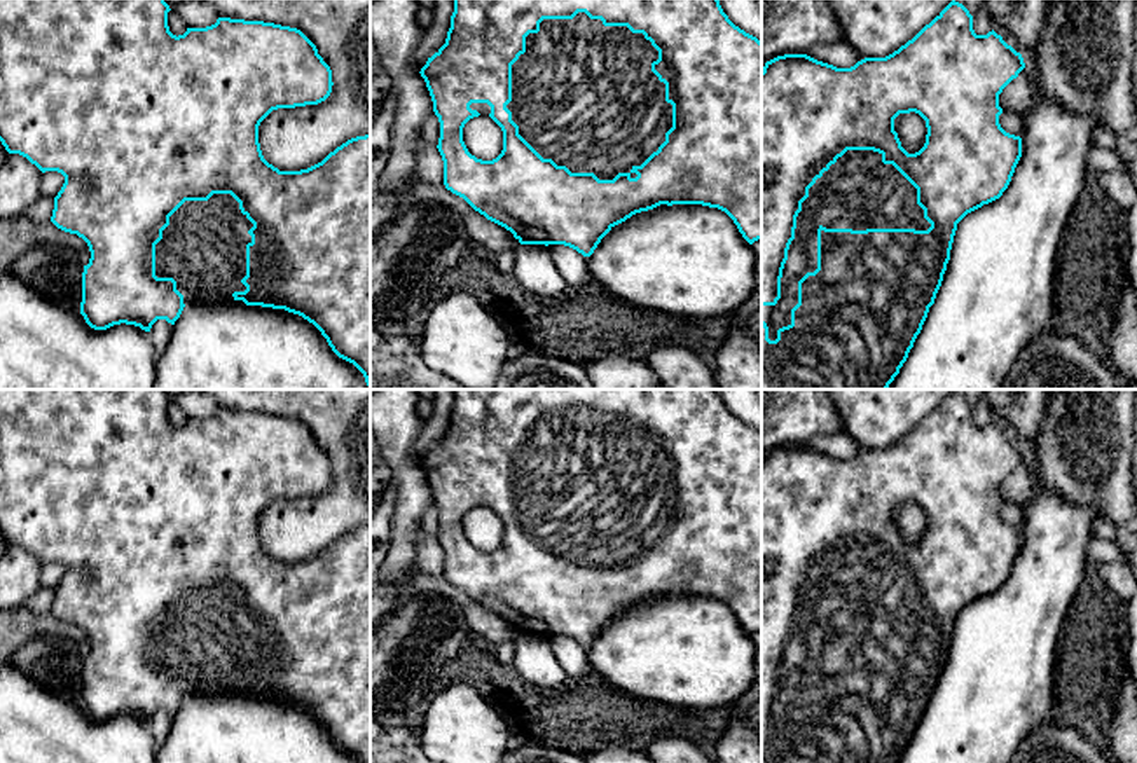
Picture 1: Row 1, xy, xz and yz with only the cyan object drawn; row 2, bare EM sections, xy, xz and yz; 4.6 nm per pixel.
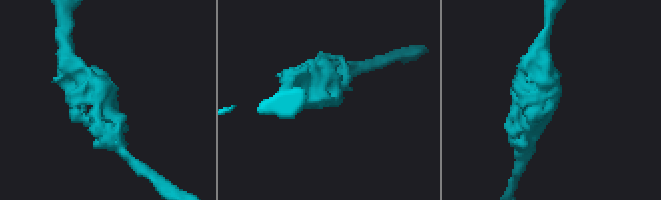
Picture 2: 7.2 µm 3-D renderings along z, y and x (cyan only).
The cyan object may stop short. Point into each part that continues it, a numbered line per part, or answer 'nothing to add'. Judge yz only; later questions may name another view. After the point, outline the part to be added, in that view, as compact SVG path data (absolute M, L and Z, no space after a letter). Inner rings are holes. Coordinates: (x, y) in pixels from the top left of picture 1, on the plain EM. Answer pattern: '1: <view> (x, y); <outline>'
1: yz (858, 584); M847 541L809 580L796 608L795 630L781 669L781 690L761 697L768 730L791 716L791 700L798 695L798 672L817 660L817 620L915 620L931 615L917 595L917 580L873 541Z

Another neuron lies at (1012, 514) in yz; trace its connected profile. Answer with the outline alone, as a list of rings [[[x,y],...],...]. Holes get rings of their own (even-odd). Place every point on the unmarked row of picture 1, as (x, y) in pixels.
[[[1004,501],[999,506],[999,515],[1010,526],[1022,527],[1023,524],[1023,506],[1022,505]]]

